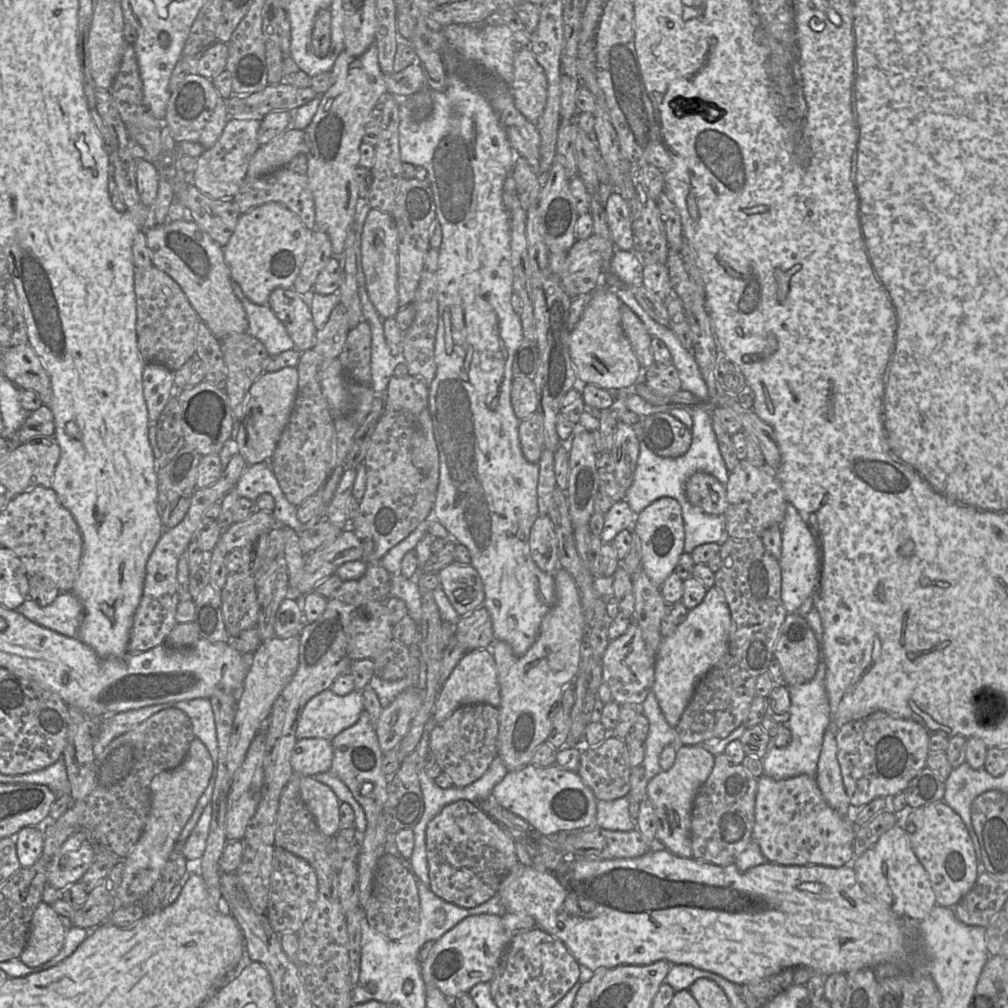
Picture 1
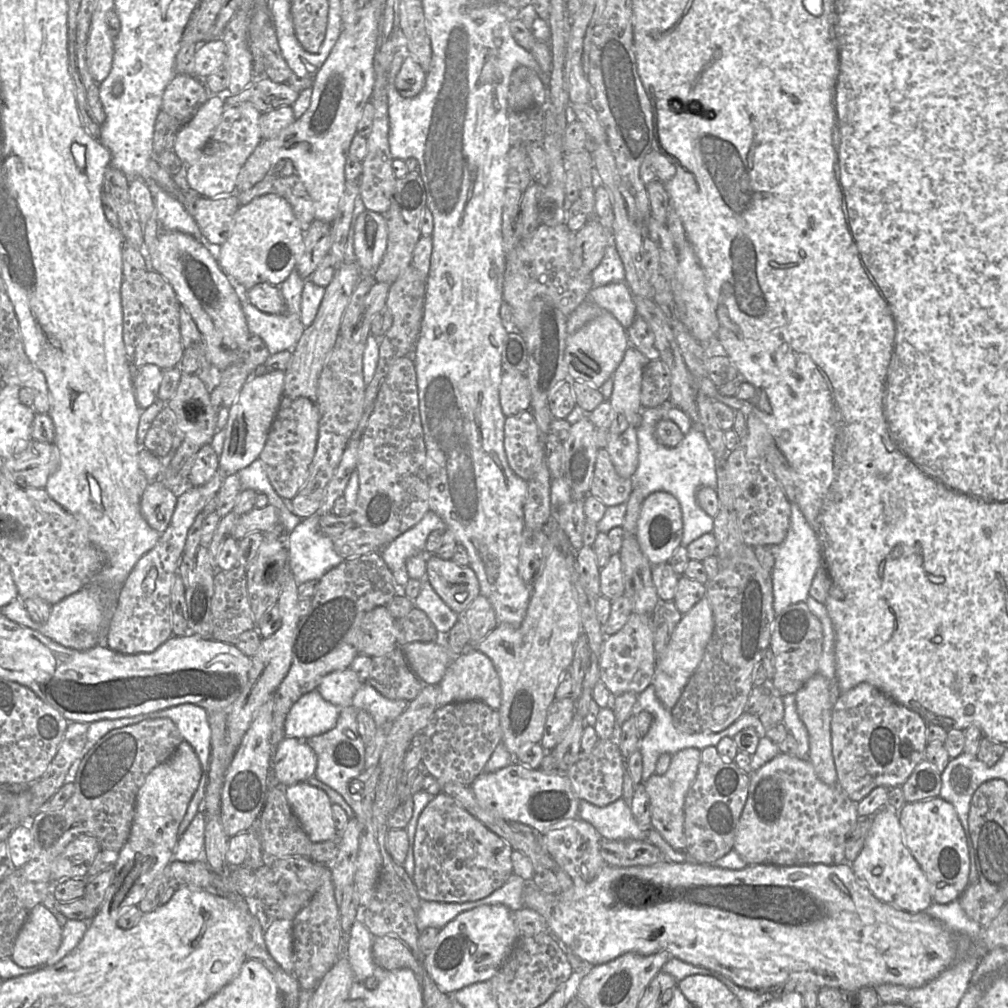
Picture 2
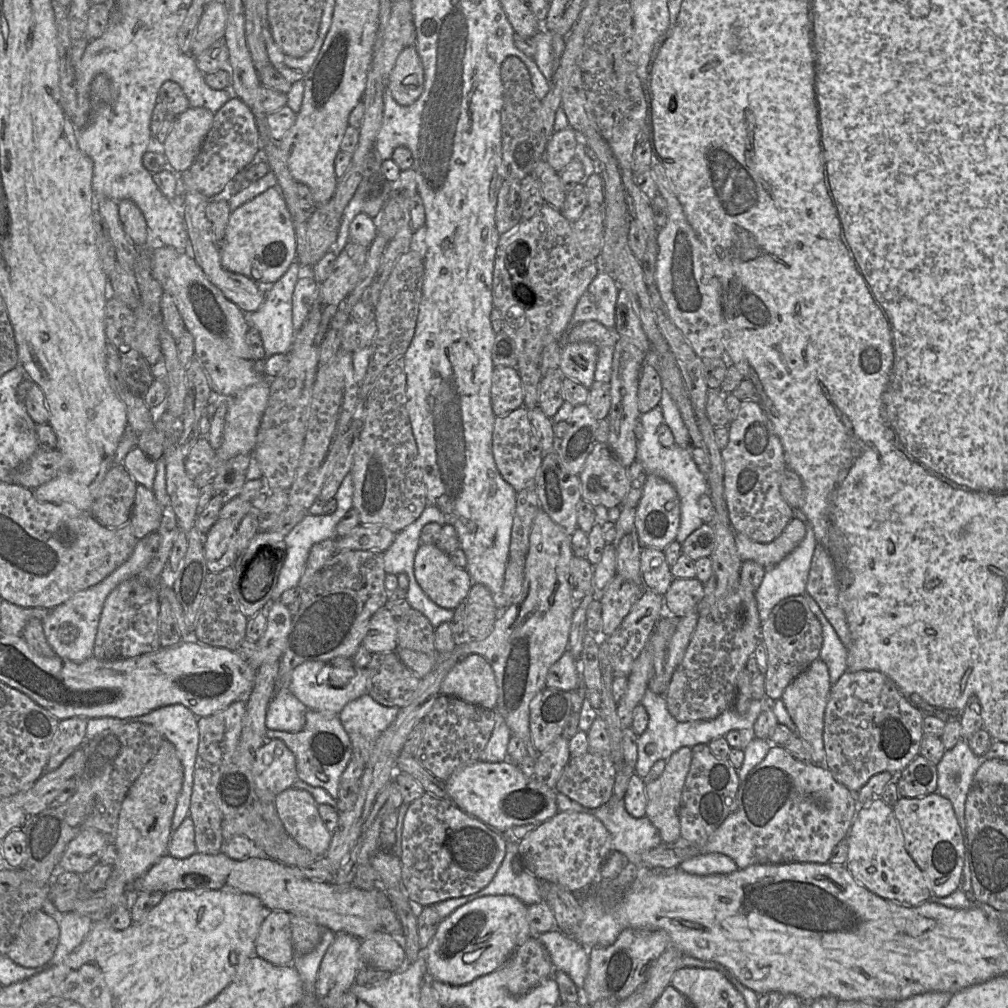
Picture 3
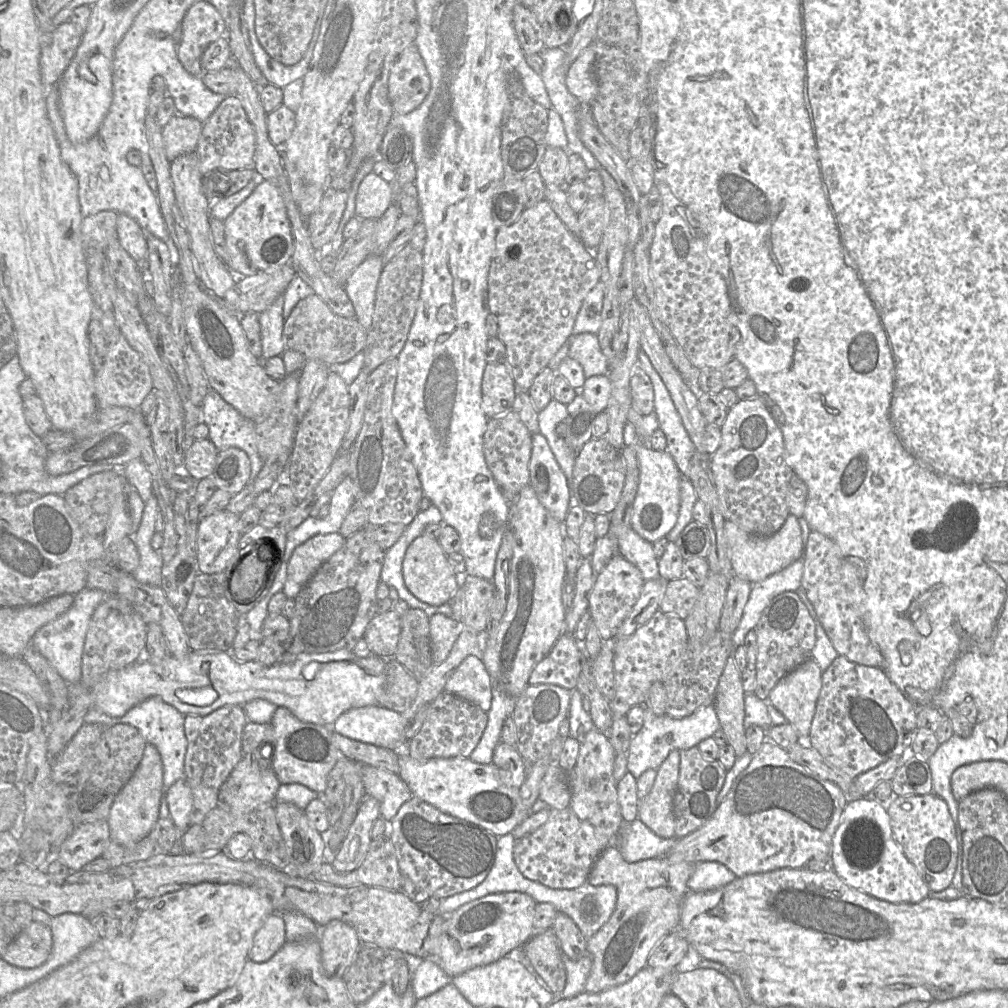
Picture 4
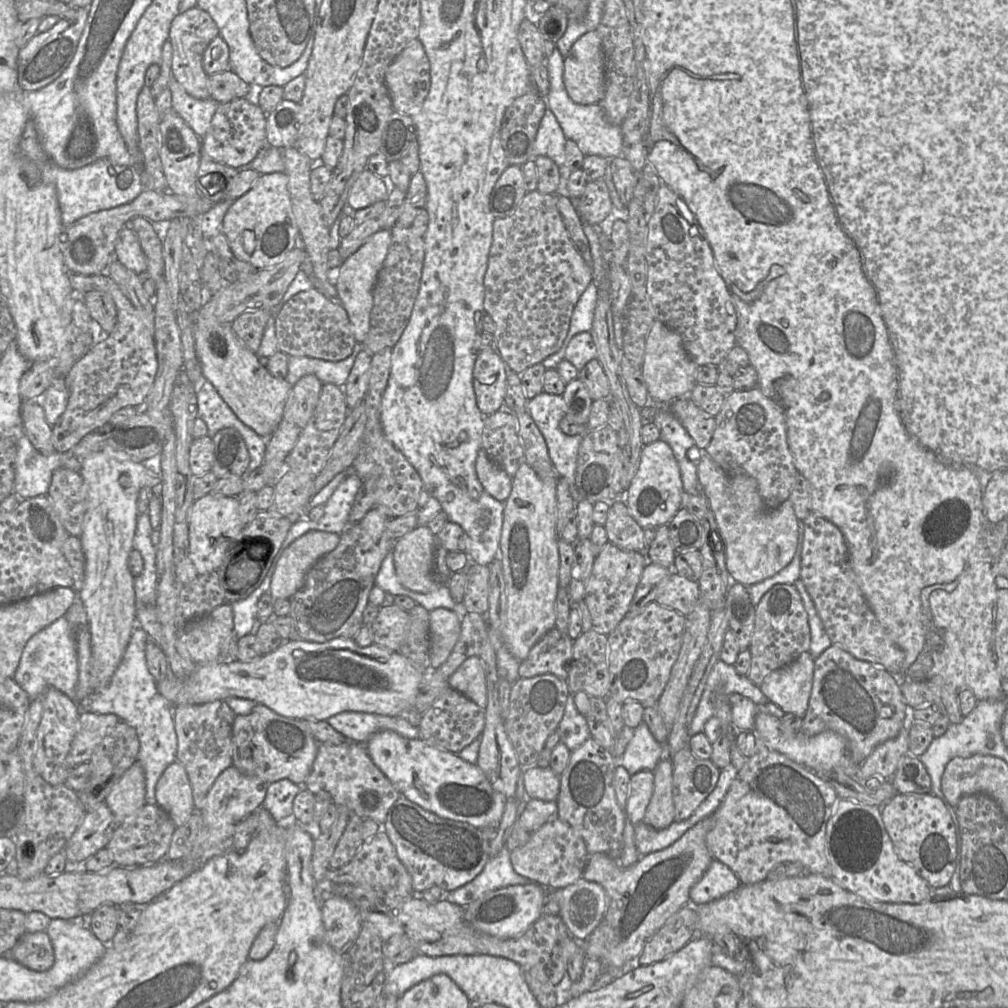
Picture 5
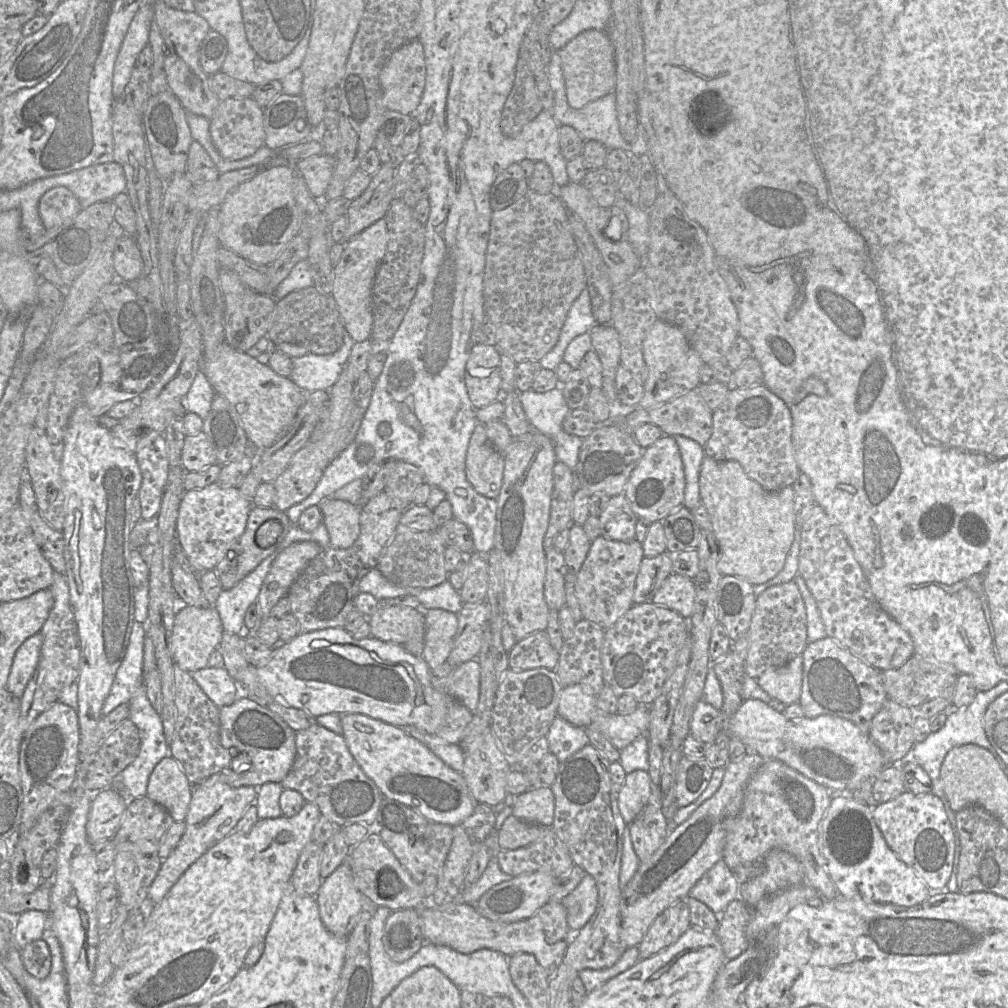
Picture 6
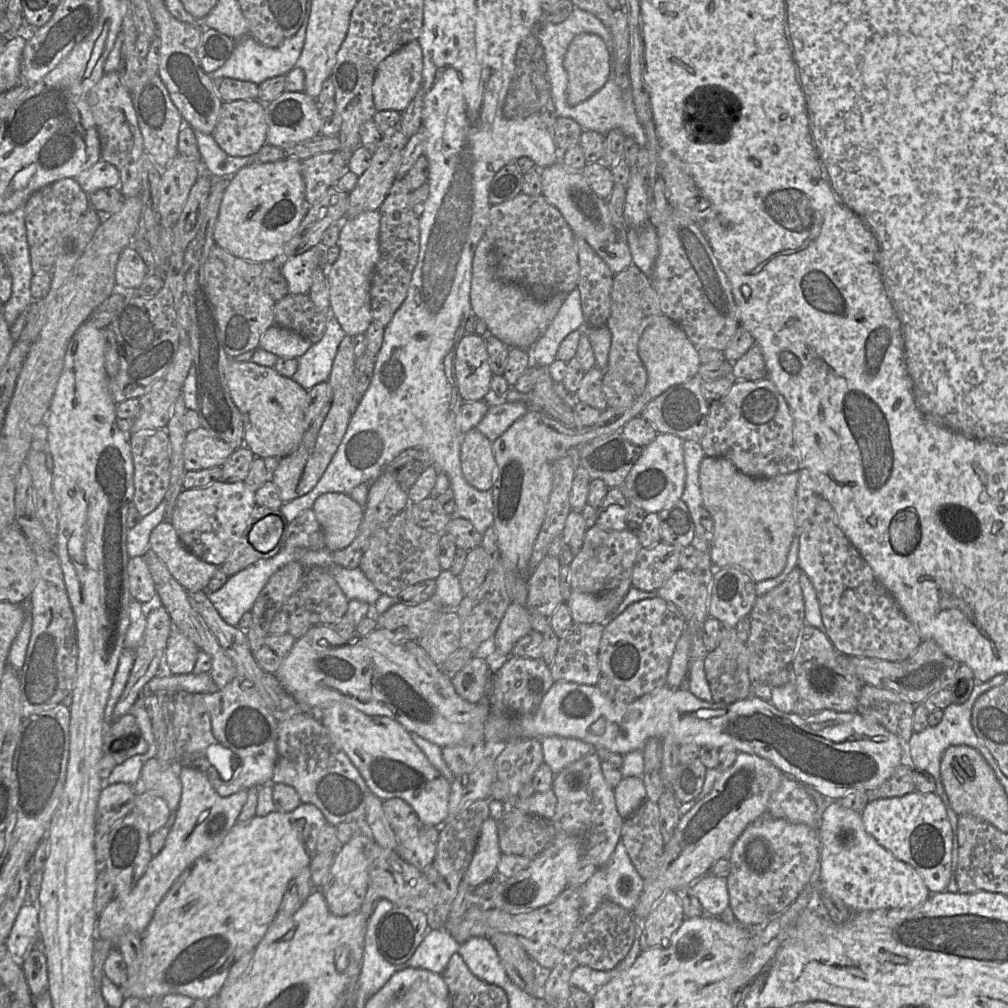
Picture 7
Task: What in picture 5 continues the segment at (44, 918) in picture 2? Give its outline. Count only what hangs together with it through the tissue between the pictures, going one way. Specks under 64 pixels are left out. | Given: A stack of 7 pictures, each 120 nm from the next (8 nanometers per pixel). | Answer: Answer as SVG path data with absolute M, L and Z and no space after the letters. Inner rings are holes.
M45 931L26 932L5 955L34 971L47 971L54 964L53 945Z

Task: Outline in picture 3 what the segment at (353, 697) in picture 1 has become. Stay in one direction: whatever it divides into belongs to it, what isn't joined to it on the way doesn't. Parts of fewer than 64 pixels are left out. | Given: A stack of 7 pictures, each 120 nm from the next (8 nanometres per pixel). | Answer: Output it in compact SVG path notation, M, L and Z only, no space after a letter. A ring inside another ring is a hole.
M282 688L275 692L268 705L266 726L270 730L298 732L305 724L307 710L288 688Z

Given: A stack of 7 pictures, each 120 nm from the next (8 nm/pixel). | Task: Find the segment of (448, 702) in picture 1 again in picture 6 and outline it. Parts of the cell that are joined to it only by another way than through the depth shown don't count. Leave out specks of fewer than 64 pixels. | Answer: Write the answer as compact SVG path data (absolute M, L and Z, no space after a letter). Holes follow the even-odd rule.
M472 659L456 666L450 679L447 694L475 712L480 697L481 667L478 659Z

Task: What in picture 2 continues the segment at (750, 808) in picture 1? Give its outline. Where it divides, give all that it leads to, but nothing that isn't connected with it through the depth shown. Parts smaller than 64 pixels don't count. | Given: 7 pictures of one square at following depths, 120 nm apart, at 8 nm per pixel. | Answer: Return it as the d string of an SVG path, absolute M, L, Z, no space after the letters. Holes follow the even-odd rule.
M709 746L701 750L697 775L684 803L685 851L697 863L712 864L733 850L749 782L750 775L744 773L734 761L723 759L716 747Z

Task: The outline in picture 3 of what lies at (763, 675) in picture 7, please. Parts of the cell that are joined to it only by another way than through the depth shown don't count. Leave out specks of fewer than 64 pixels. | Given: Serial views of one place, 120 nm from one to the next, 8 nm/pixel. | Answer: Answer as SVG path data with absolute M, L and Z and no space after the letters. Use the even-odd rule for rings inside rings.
M803 596L785 598L772 609L760 630L760 642L767 653L768 667L764 680L768 700L780 700L787 686L819 658L822 640L821 624Z

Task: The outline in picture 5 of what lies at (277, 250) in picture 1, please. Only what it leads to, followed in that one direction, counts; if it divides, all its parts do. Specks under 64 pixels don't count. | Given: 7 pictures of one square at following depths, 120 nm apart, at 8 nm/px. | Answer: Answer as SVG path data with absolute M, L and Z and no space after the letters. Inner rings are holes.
M285 172L260 174L252 188L233 201L227 210L222 222L222 233L234 256L256 269L270 268L283 261L287 253L299 244L298 227L288 191L288 175ZM245 230L254 233L255 248L252 253L243 248L241 237Z

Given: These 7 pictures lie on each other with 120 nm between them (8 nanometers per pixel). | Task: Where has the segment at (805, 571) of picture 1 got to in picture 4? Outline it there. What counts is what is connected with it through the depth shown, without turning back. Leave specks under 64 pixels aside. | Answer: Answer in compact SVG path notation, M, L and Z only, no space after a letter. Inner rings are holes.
M802 556L787 568L763 581L752 584L751 593L743 610L740 624L732 634L734 647L744 645L747 633L755 629L763 611L774 597L783 592L796 591L801 587L803 571L804 558Z

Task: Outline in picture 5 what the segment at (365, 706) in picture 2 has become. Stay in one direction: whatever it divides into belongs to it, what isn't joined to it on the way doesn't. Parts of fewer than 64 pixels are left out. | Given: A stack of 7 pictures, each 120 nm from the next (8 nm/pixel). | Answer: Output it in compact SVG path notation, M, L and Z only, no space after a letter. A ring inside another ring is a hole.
M349 711L331 716L327 722L347 740L363 745L382 730L394 731L408 739L419 738L418 727L411 725L402 715L387 716Z

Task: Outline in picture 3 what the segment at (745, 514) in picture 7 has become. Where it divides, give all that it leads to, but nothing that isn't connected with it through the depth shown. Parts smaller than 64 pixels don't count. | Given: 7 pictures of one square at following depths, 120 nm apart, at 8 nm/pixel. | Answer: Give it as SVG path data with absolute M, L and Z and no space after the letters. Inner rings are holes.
M793 518L783 532L770 543L757 543L742 533L735 533L735 544L740 559L753 561L769 569L786 558L804 539L804 523Z

